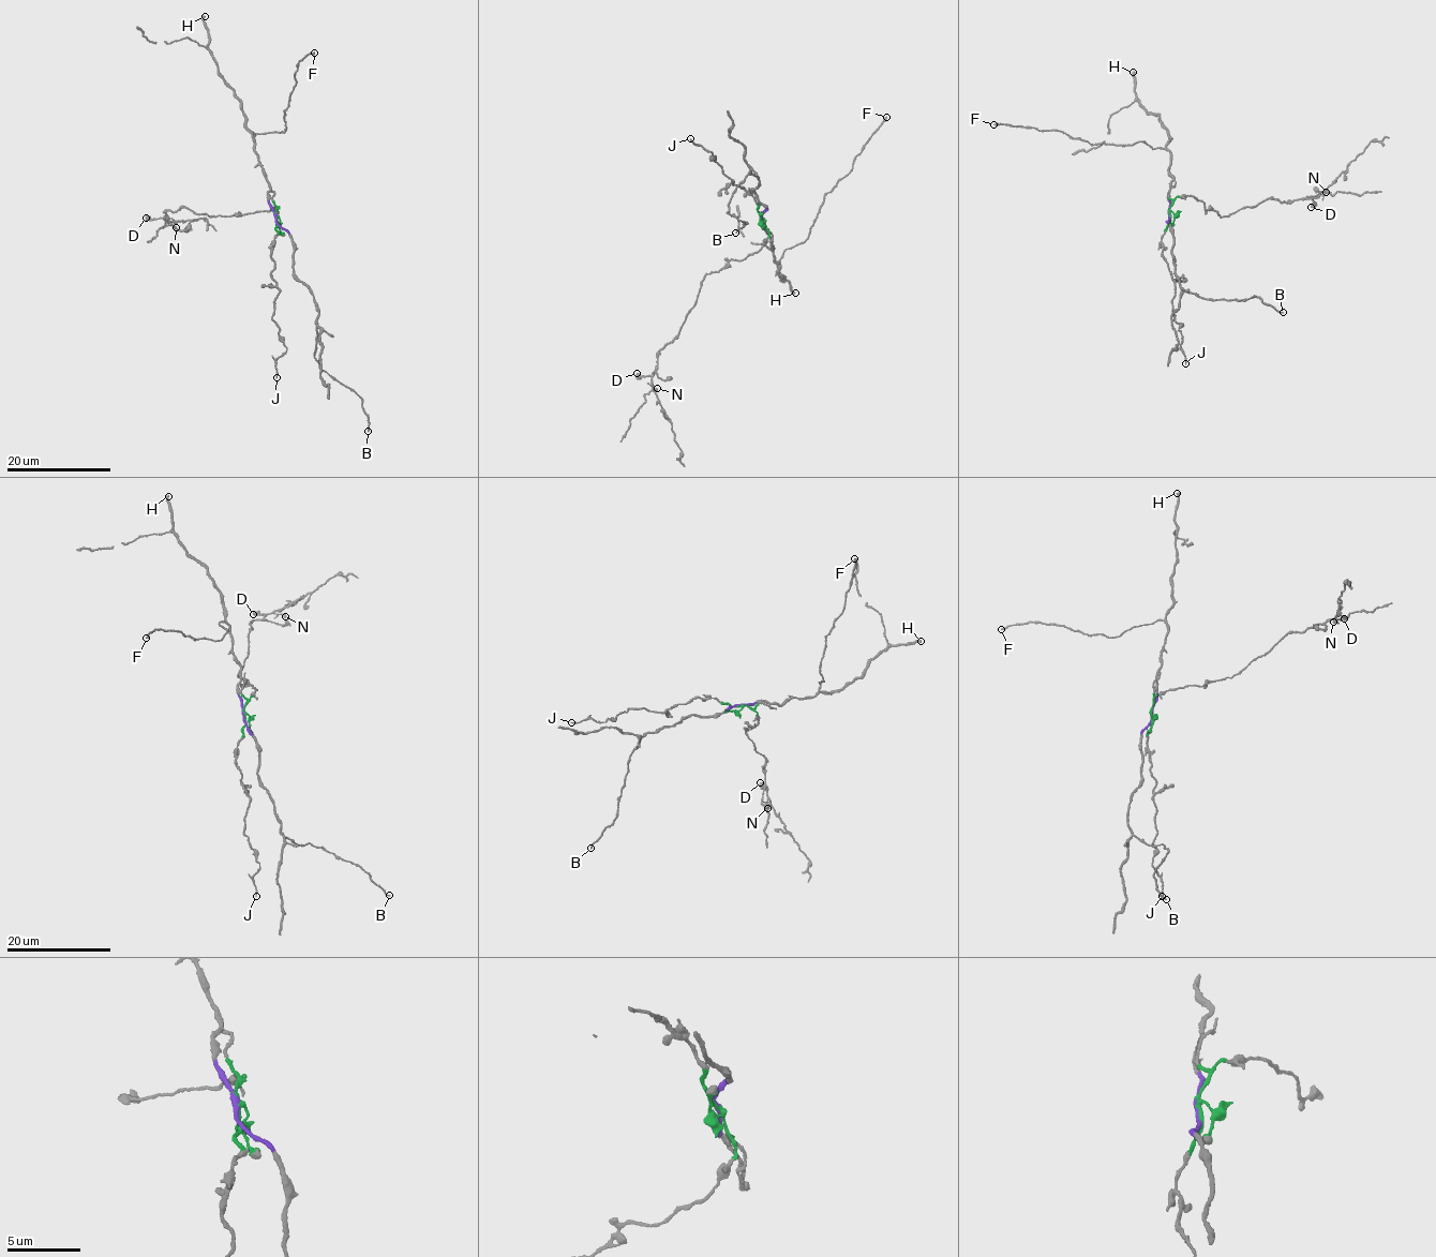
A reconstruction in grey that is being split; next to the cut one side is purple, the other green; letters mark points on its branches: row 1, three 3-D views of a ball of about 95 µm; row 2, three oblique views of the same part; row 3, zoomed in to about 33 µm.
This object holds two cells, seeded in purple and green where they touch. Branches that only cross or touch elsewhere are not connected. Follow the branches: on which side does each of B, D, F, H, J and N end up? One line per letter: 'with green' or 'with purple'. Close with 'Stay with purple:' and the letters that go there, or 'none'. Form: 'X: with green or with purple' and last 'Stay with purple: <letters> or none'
B: with purple
D: with green
F: with purple
H: with purple
J: with green
N: with green
Stay with purple: B, F, H

